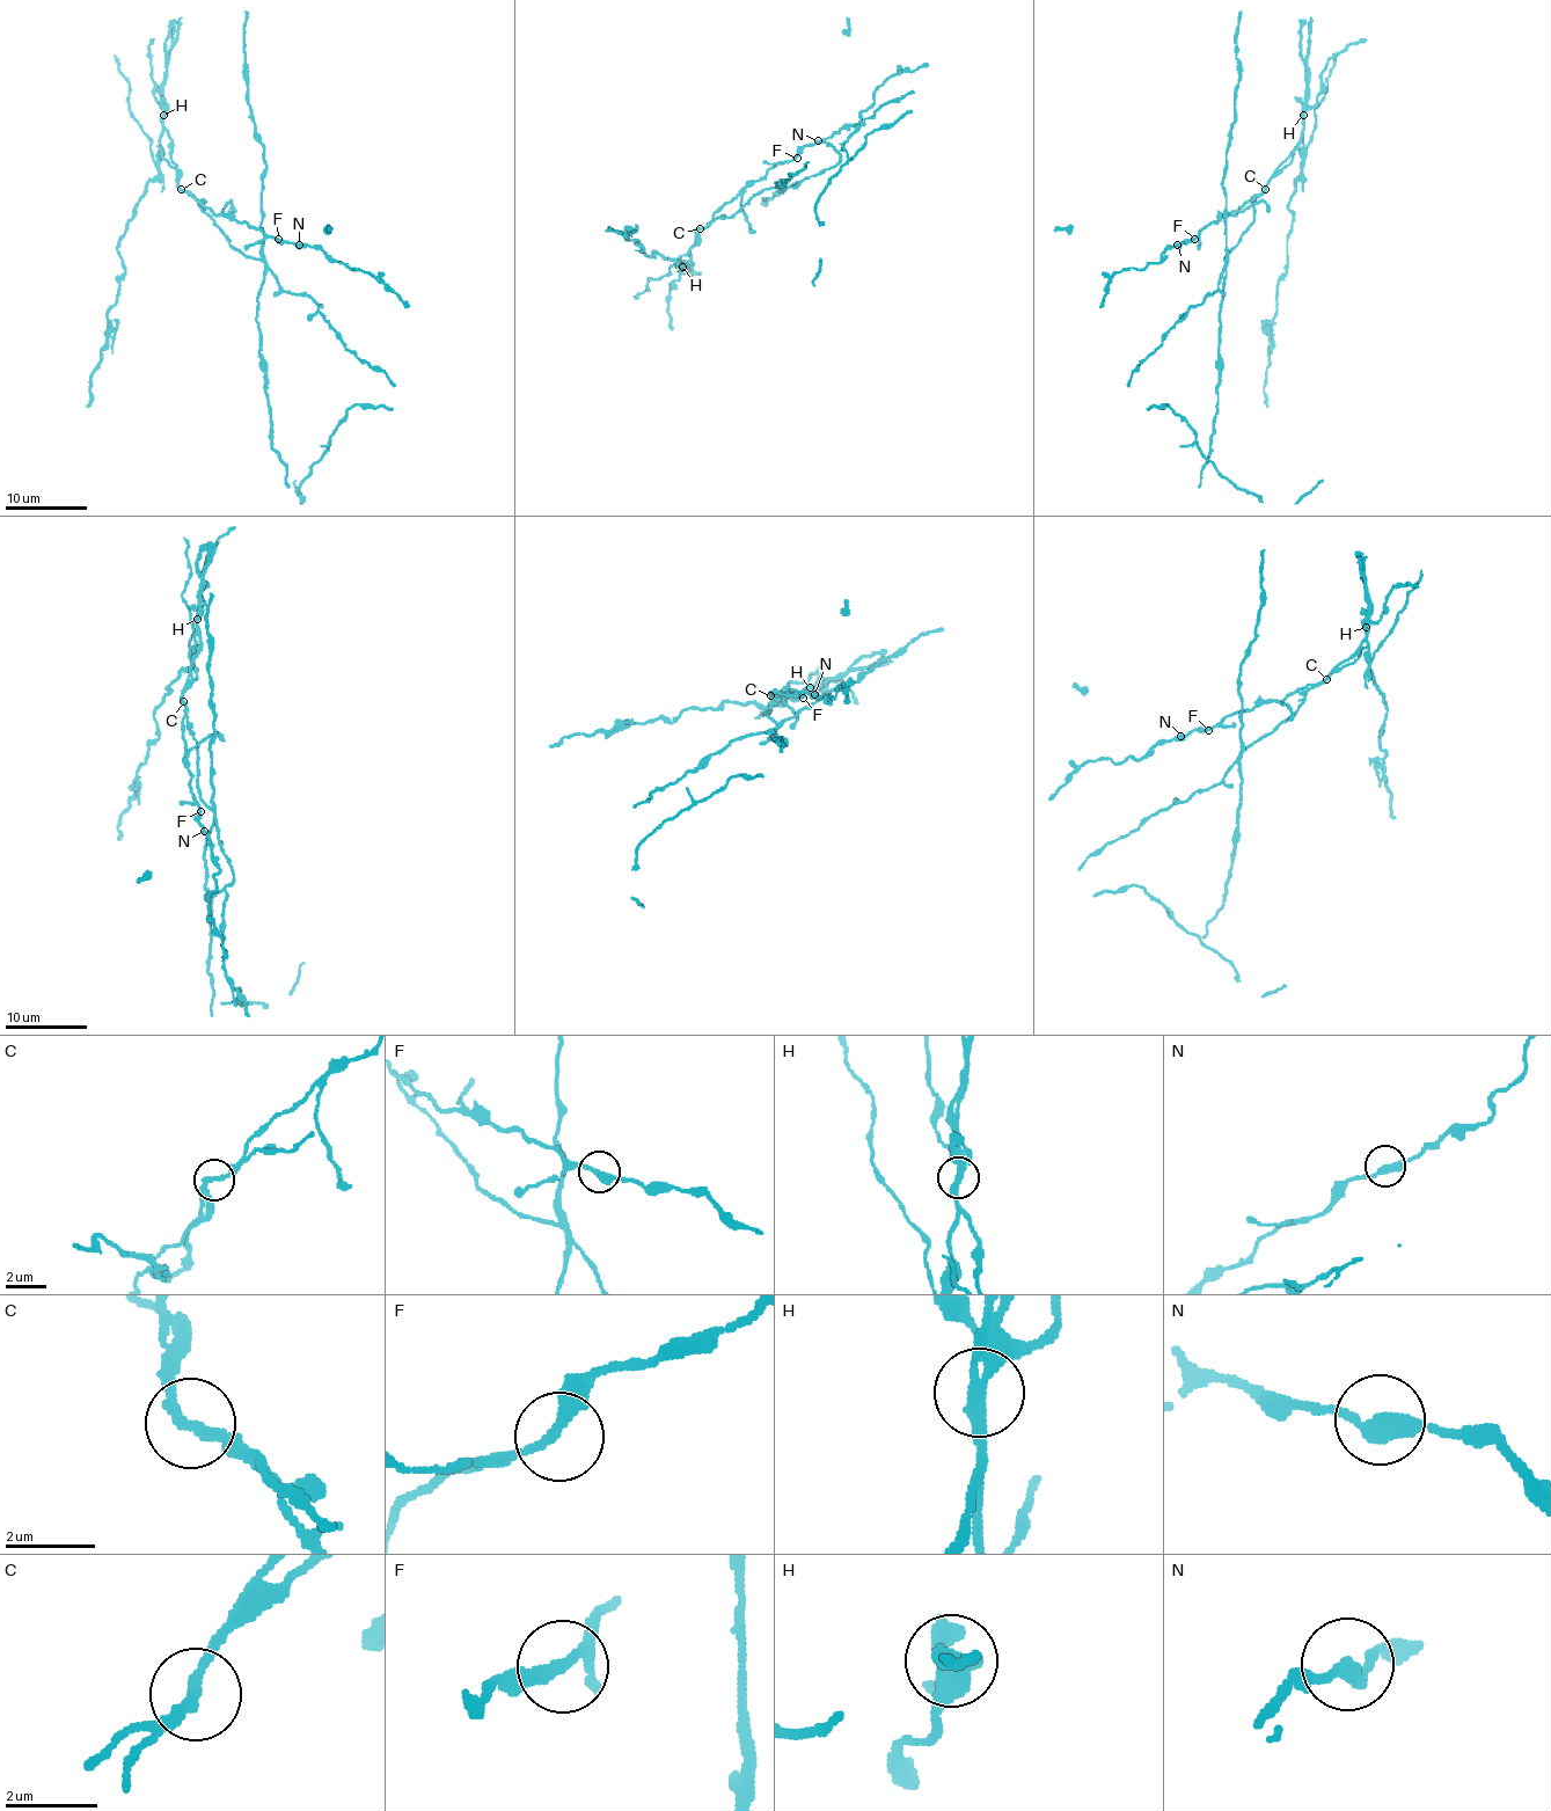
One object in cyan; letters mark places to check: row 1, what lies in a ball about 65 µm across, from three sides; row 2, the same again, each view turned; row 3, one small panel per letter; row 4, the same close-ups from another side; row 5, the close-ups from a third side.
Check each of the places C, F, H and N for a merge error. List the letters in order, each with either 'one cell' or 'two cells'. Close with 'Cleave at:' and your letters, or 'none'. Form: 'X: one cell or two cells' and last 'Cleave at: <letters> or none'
C: two cells
F: one cell
H: two cells
N: one cell
Cleave at: C, H

